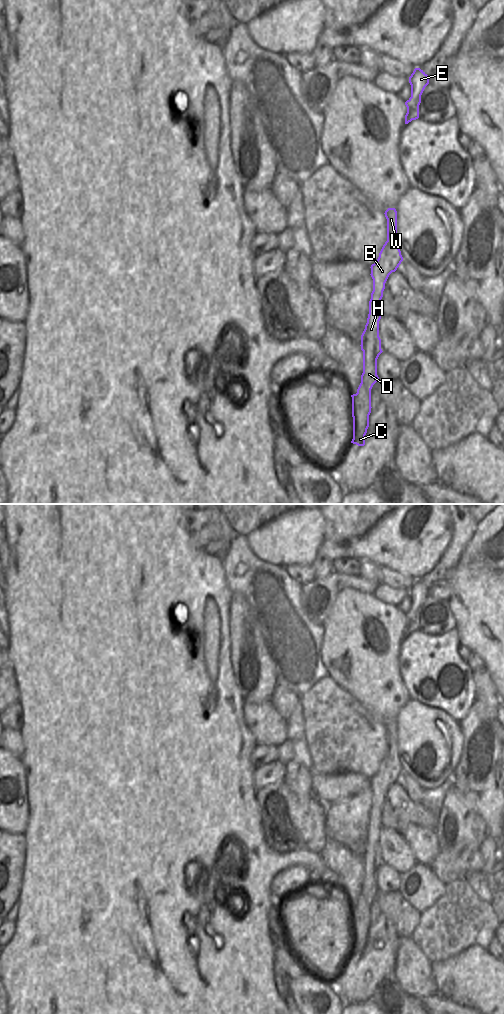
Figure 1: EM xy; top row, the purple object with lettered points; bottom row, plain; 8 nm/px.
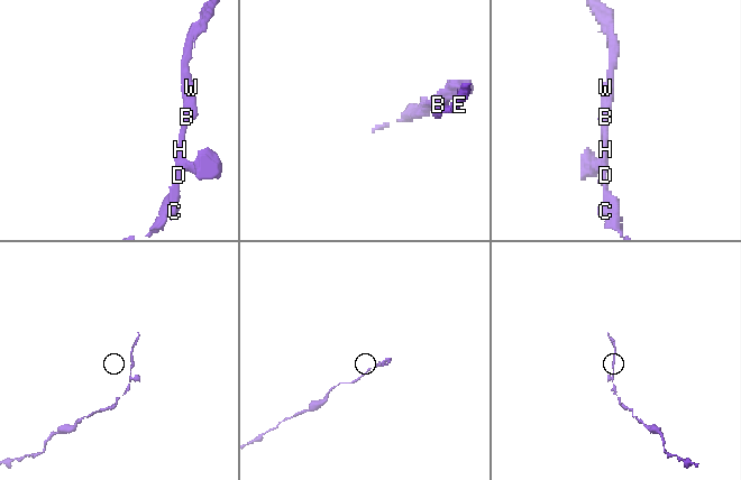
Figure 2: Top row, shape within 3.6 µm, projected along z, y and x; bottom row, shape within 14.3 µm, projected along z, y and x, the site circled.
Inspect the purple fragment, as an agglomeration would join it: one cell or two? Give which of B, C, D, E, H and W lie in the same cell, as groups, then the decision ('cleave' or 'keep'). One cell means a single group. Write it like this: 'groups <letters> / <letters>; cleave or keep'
groups B C D E H W; keep

